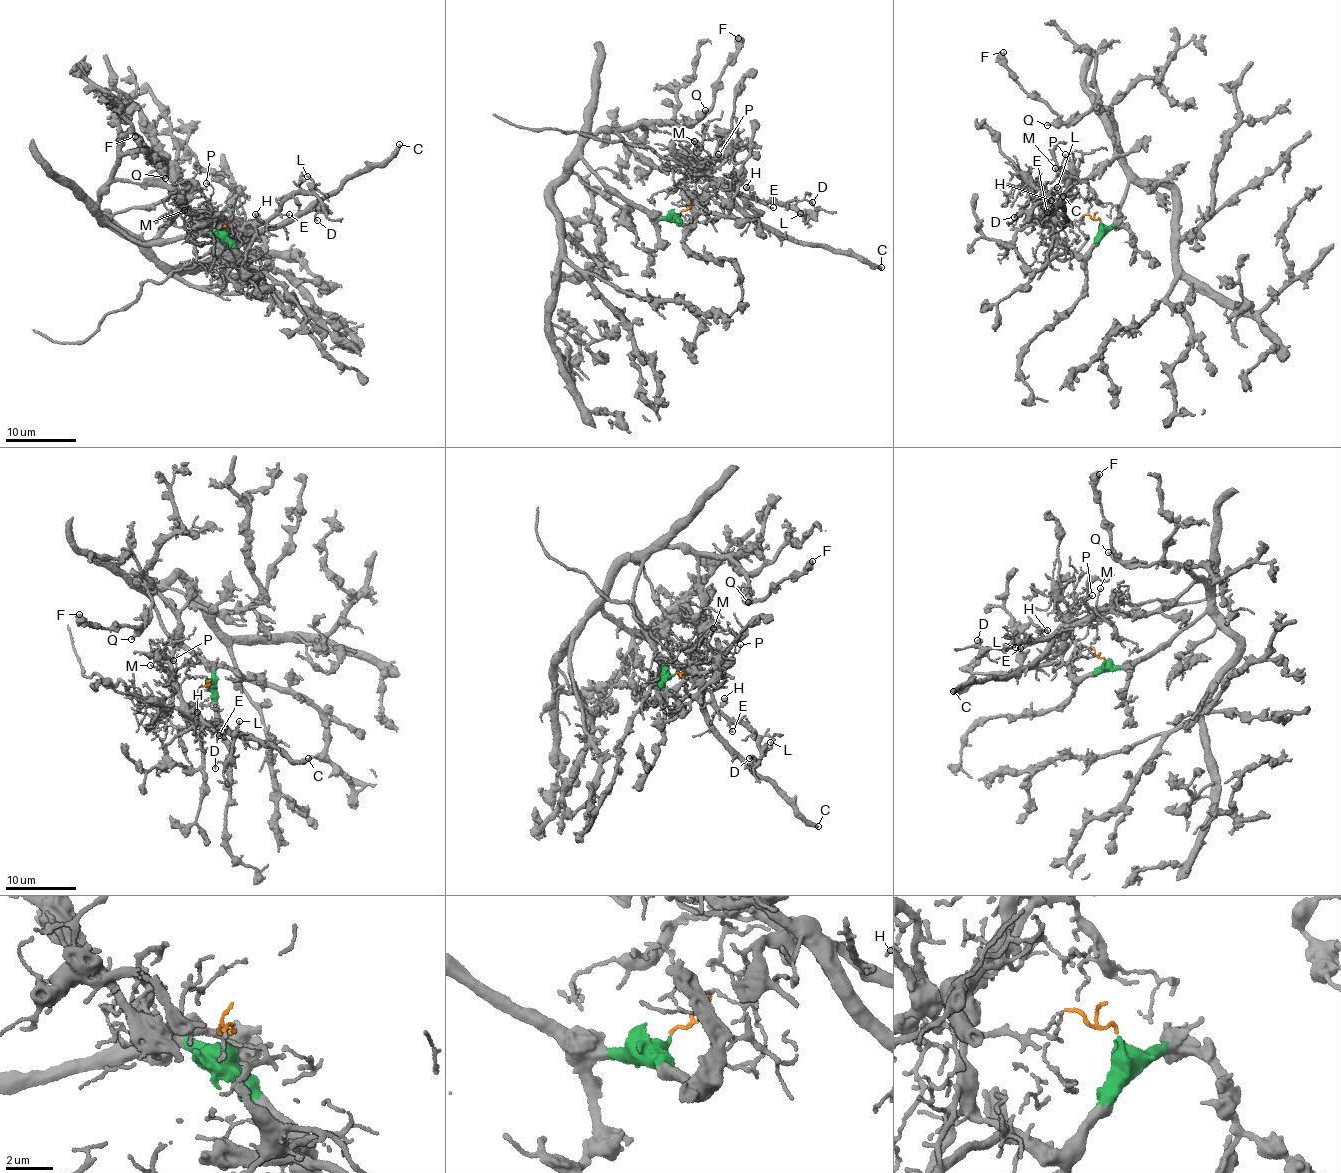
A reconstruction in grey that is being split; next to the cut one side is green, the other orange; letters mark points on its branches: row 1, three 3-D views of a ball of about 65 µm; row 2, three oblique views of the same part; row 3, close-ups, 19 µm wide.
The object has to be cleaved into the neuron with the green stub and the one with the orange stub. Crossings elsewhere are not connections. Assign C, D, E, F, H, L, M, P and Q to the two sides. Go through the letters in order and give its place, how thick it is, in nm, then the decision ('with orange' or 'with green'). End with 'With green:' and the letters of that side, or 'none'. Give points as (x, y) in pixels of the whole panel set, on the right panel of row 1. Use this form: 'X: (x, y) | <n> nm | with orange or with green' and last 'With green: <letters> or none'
C: (1063, 196) | 320 nm | with orange
D: (1014, 217) | 130 nm | with orange
E: (1047, 212) | 80 nm | with orange
F: (1003, 52) | 550 nm | with green
H: (1051, 200) | 160 nm | with orange
L: (1057, 187) | 150 nm | with orange
M: (1055, 168) | 130 nm | with orange
P: (1065, 154) | 120 nm | with orange
Q: (1047, 125) | 200 nm | with green
With green: F, Q

